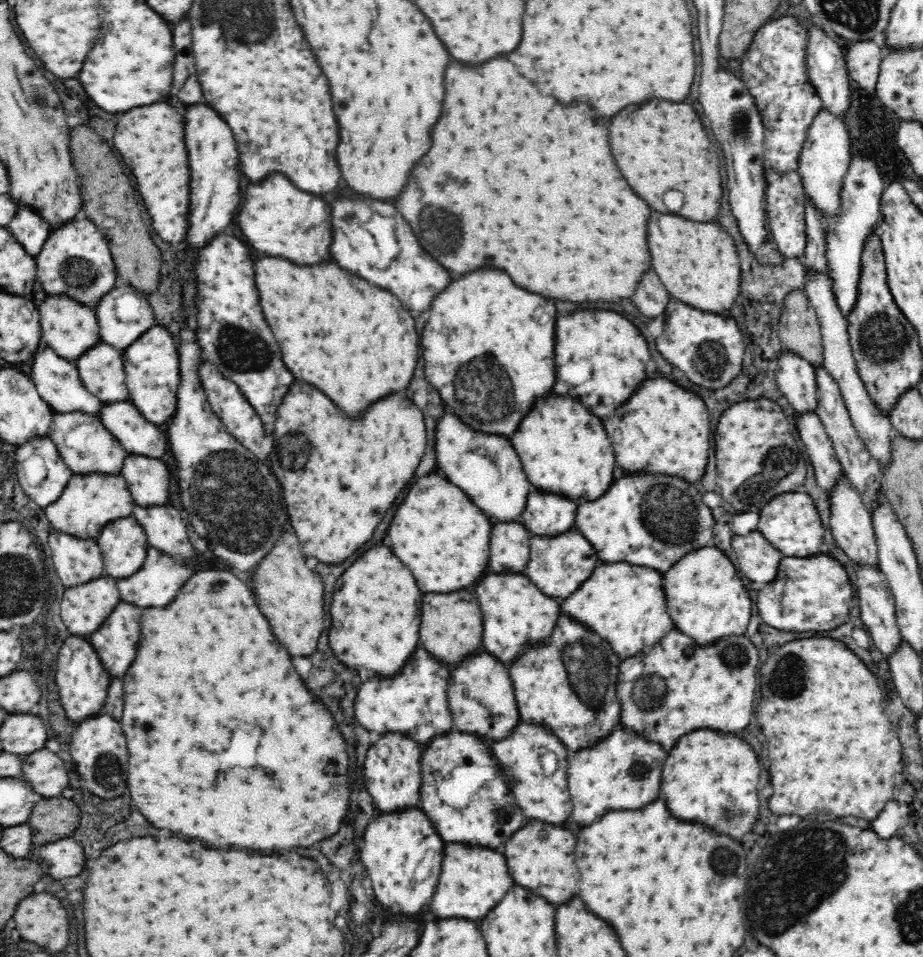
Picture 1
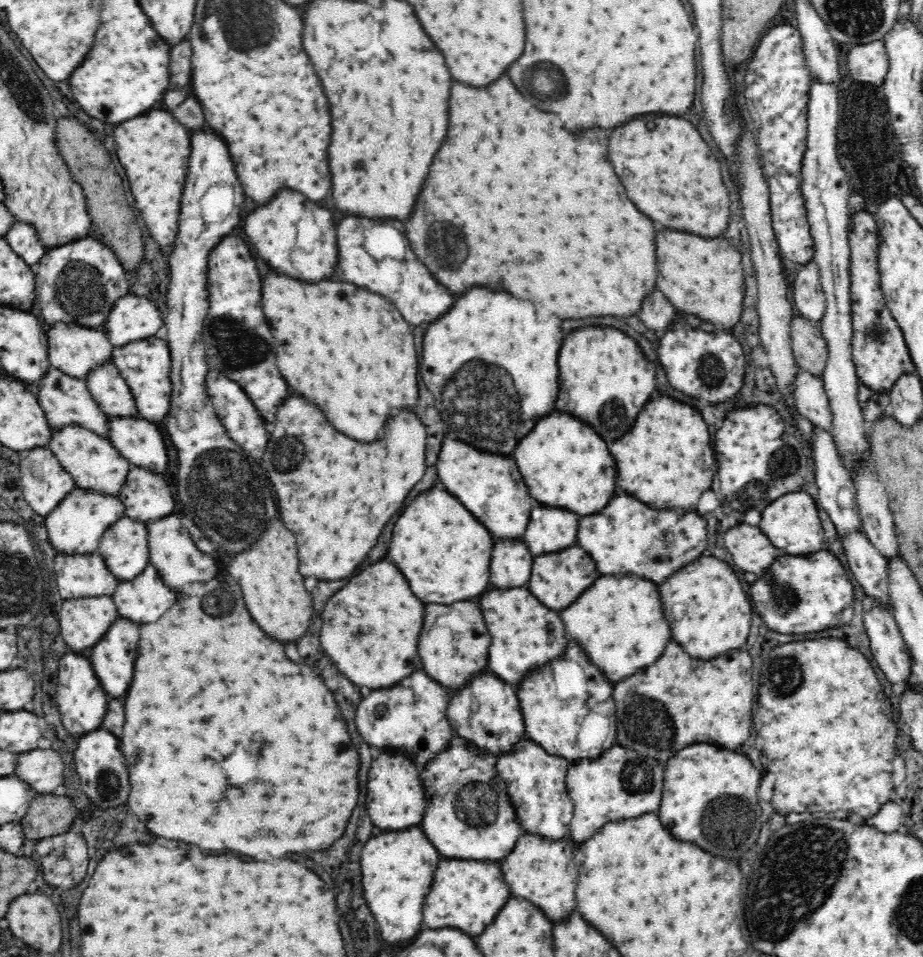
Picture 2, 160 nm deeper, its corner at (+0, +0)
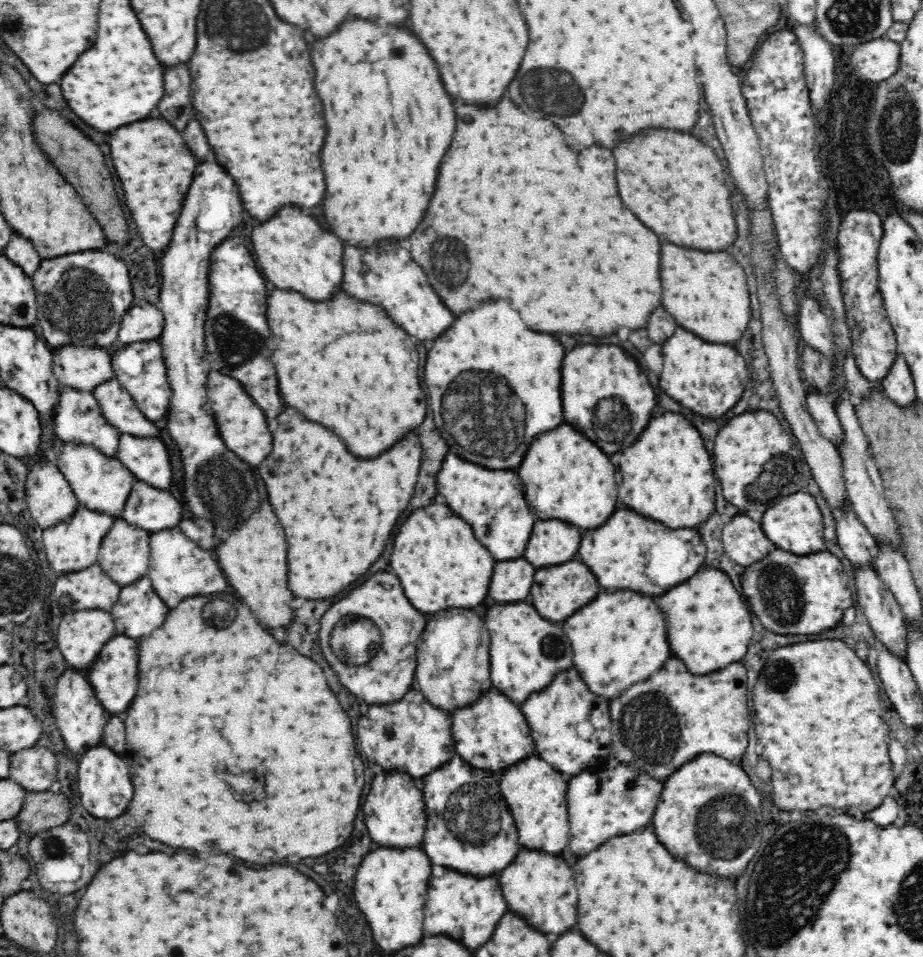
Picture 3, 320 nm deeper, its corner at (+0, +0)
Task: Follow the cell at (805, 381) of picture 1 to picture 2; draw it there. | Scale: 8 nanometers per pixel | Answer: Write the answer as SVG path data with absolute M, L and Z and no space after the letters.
M800 370L793 382L797 411L815 427L830 432L833 414L824 388L822 376Z

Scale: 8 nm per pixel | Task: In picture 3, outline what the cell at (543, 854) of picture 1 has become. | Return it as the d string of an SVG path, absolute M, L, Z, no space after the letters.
M522 848L510 866L500 872L500 886L508 908L514 914L520 914L528 924L536 926L536 930L540 930L542 934L560 936L574 928L578 894L574 886L574 872L562 860L561 855L552 856L544 851Z

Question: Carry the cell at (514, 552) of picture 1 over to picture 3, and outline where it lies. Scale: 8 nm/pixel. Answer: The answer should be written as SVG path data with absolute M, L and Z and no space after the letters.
M524 558L498 562L490 584L490 596L502 606L528 601L535 574L534 565Z

